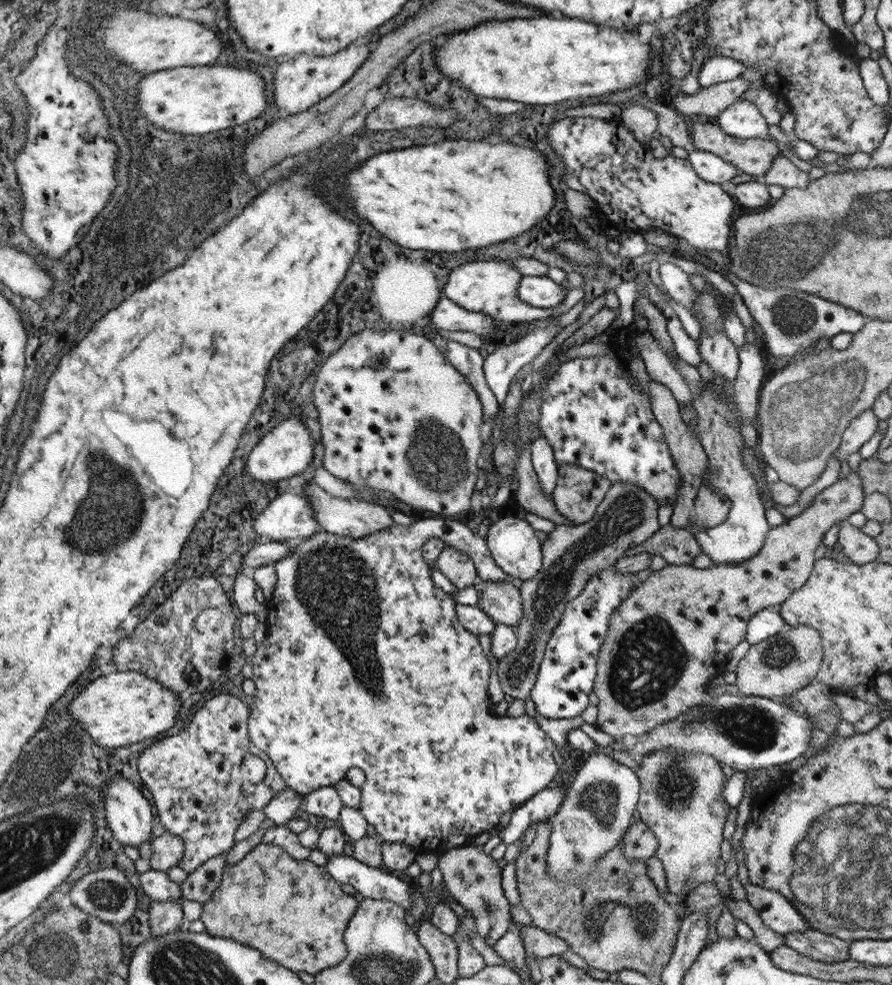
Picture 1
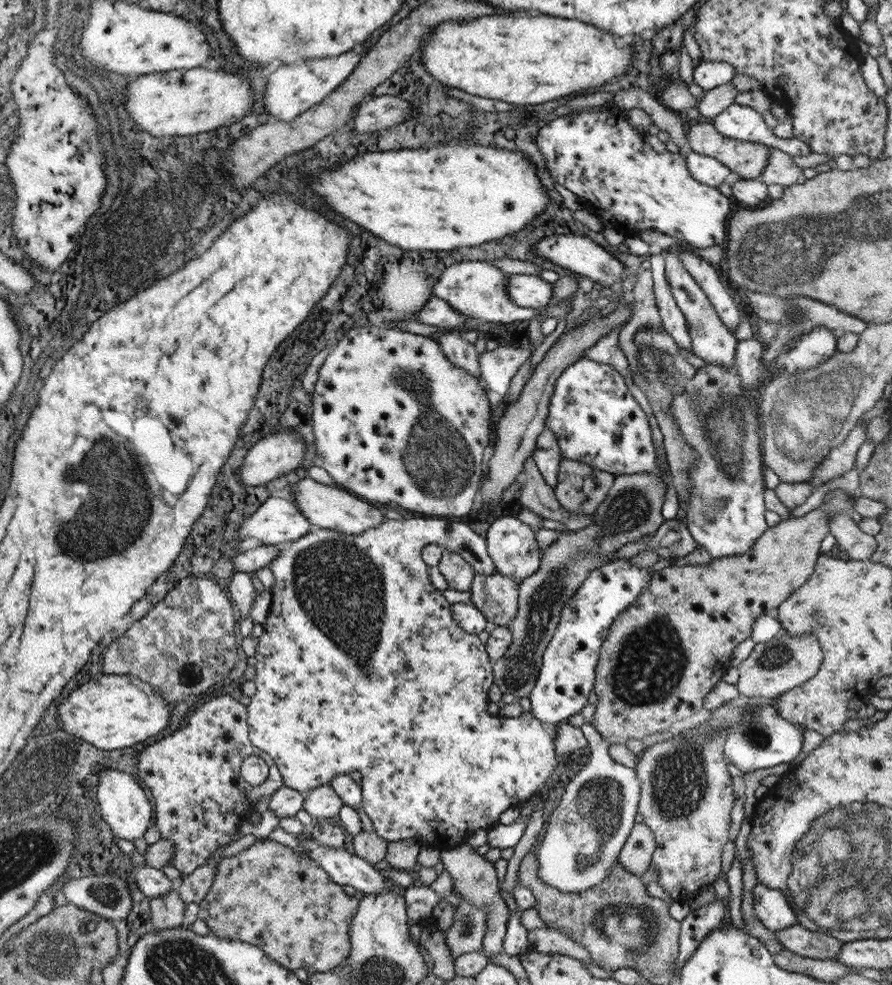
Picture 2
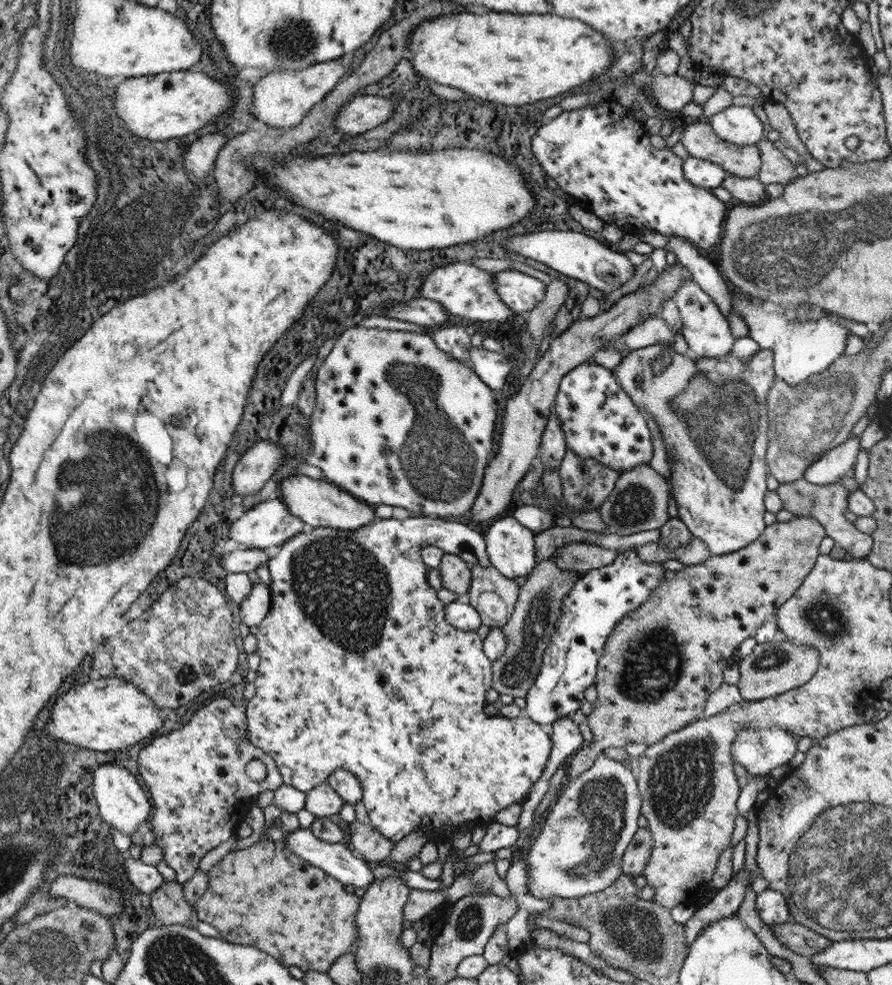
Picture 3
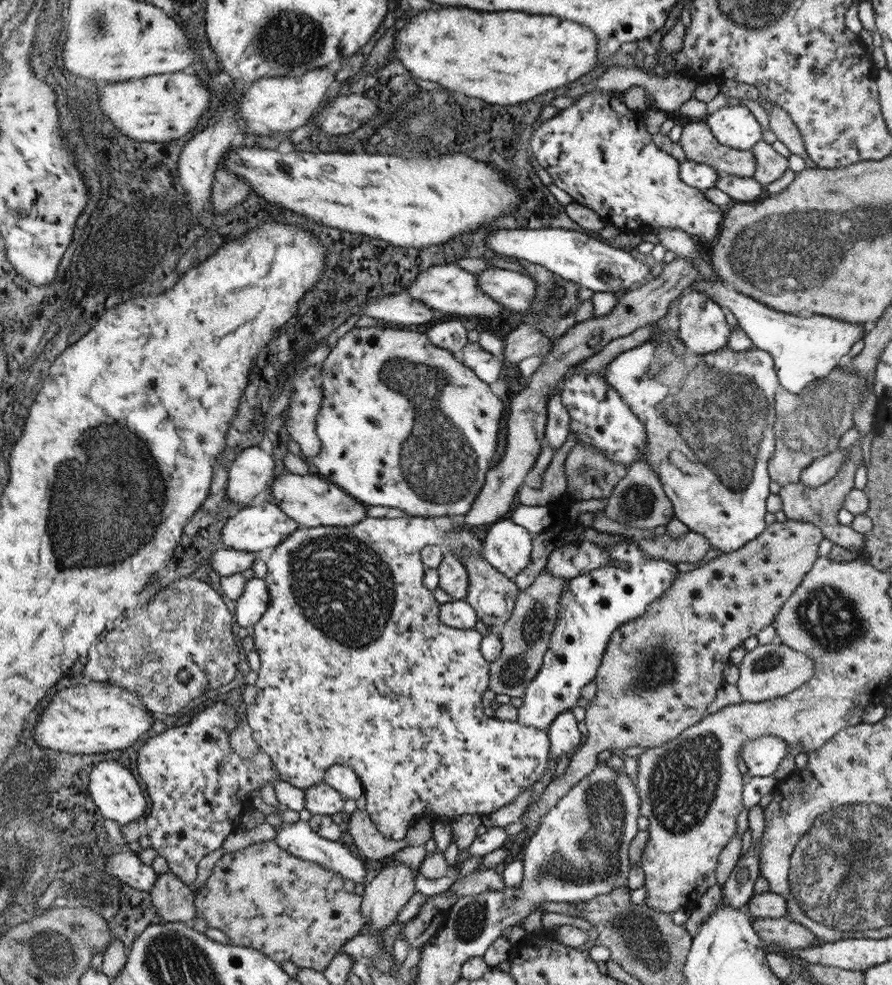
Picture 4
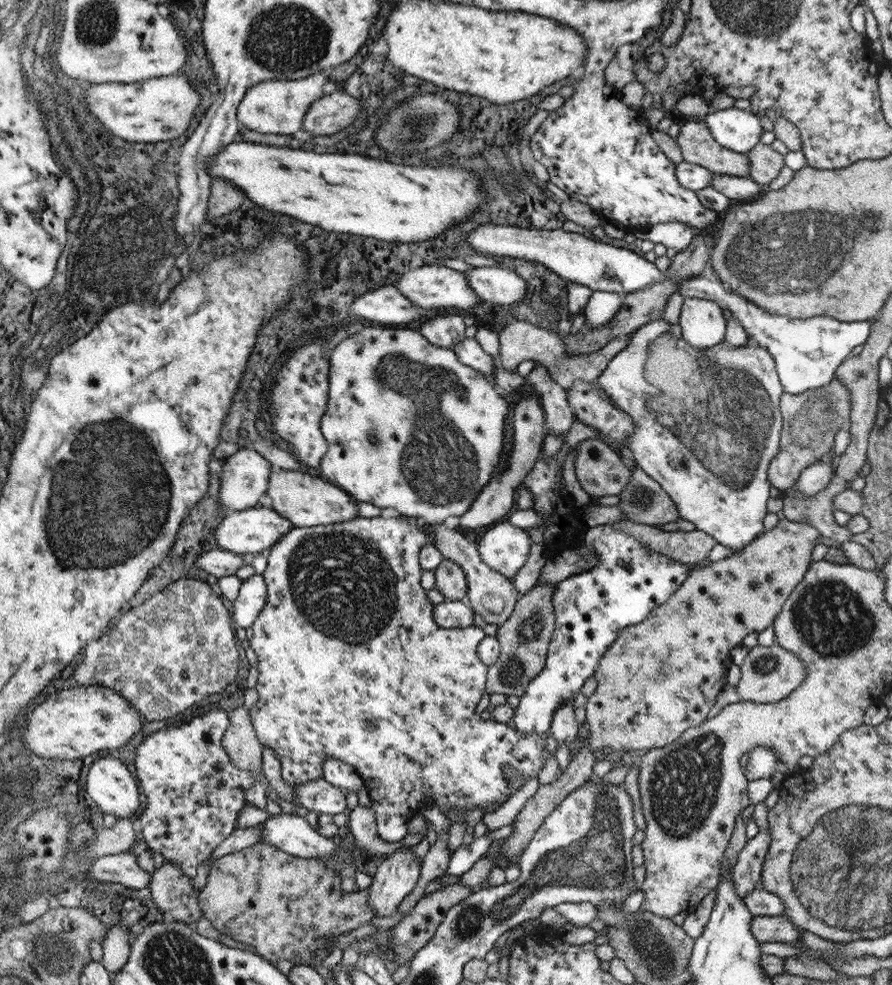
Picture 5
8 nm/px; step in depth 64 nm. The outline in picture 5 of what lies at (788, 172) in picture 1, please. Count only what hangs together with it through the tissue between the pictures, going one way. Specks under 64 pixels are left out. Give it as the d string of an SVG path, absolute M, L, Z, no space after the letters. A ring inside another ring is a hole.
M761 142L757 146L753 146L745 156L749 158L749 174L747 176L763 188L771 180L775 180L779 176L781 168L785 166L783 156Z

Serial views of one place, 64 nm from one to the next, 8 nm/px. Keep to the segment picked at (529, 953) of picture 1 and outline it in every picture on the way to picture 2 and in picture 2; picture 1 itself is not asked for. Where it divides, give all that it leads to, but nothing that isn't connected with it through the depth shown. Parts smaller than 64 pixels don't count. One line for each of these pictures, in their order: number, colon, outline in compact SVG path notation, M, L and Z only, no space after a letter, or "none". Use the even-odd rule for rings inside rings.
2: M537 928L527 932L527 950L541 952L541 954L561 954L575 958L579 962L591 964L593 960L587 958L587 950L579 944L573 944L565 934L559 934L551 928Z

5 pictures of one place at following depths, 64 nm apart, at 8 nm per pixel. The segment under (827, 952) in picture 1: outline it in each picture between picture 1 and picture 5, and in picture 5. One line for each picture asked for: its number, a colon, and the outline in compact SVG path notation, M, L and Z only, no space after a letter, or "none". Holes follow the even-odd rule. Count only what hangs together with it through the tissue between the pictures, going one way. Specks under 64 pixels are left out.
2: M799 924L777 930L777 942L791 954L799 958L809 958L809 960L835 960L841 950L841 942L821 934L813 932L807 928L801 928Z
3: M783 922L783 924L775 924L771 926L771 932L775 936L775 940L785 946L787 950L791 950L797 956L803 956L807 960L811 960L813 954L825 950L827 946L831 946L831 942L827 938L823 938L821 934L803 928L799 924L791 922Z
4: M757 918L753 922L753 930L763 944L775 944L783 948L817 948L821 944L813 932L789 922L787 918Z
5: M755 916L751 920L751 934L757 944L763 942L781 942L793 946L793 942L801 942L801 936L785 916Z

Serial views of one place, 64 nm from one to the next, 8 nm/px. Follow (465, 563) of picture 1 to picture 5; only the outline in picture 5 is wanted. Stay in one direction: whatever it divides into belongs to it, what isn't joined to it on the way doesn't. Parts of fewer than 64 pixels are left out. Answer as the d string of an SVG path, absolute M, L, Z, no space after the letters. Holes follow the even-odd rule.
M443 560L435 570L435 590L449 602L453 600L465 600L467 594L467 578L461 570L461 566L457 566L451 560Z

